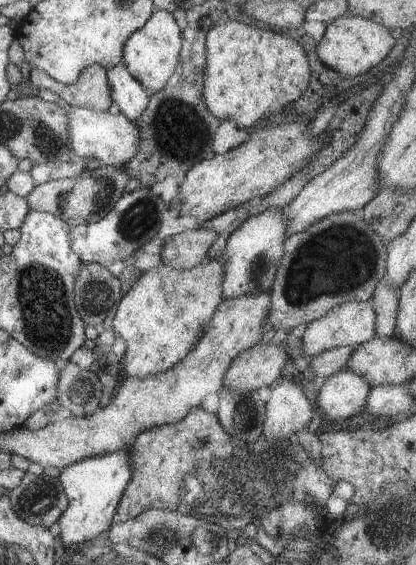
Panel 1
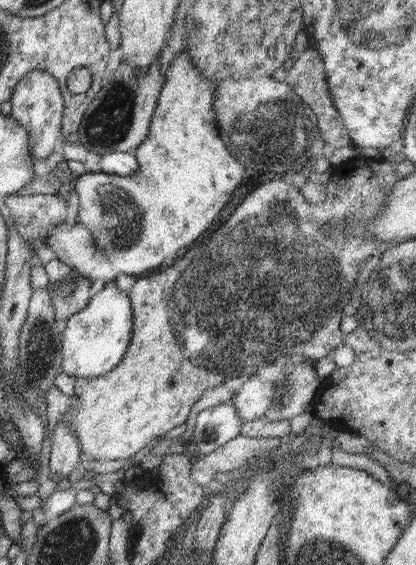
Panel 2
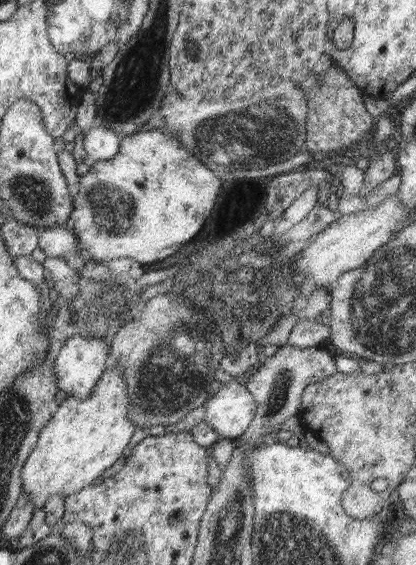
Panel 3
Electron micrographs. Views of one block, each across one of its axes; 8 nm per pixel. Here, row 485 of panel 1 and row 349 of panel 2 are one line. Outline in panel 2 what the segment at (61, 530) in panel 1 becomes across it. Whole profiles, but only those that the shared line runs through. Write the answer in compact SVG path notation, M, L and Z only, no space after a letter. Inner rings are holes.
M110 285L92 295L83 311L65 318L61 370L75 378L94 378L114 370L124 358L132 339L132 305L130 297Z

